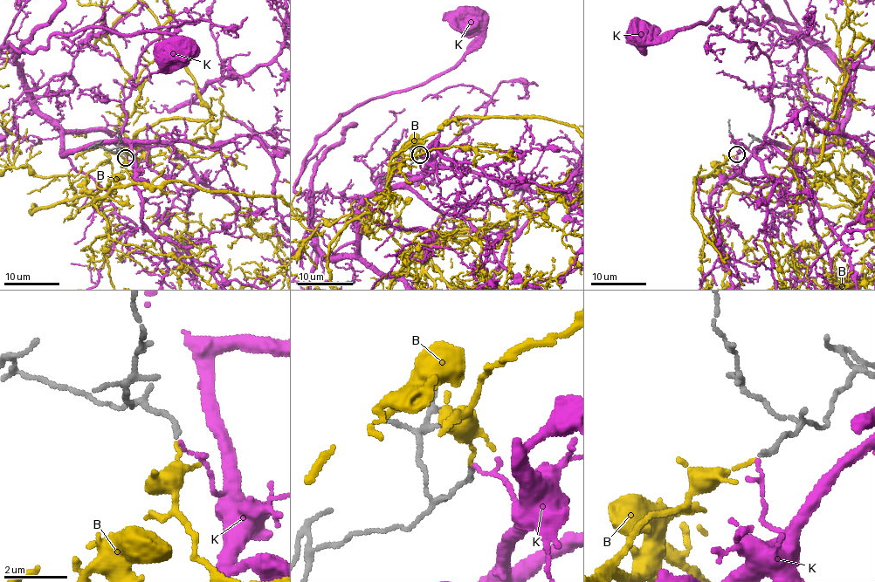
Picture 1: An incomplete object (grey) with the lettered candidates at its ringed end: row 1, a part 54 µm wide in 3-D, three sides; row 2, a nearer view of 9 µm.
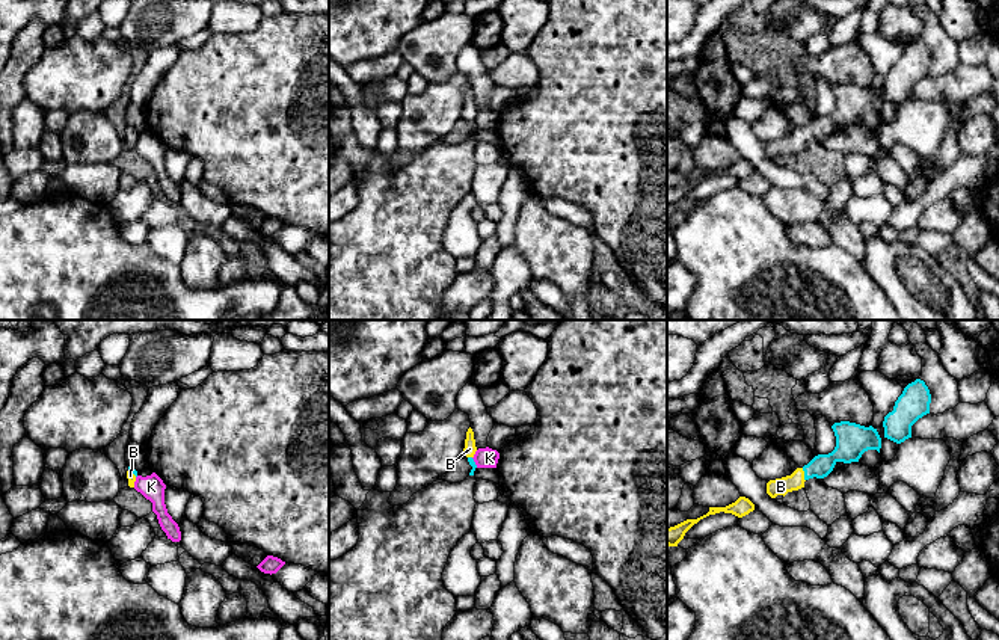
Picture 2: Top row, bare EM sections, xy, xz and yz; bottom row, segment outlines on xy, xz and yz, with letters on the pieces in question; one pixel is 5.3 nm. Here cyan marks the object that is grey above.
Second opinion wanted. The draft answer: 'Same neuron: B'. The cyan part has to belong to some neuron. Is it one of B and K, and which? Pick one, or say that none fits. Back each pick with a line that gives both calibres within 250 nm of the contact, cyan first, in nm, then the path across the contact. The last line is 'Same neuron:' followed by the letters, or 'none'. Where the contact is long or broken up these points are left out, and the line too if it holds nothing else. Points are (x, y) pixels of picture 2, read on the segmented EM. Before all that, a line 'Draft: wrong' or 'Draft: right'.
Draft: right
B: Thickness 120 nm (cyan) against 100 nm. Path across: yz (821, 465), (805, 474), (780, 486)
Same neuron: B

